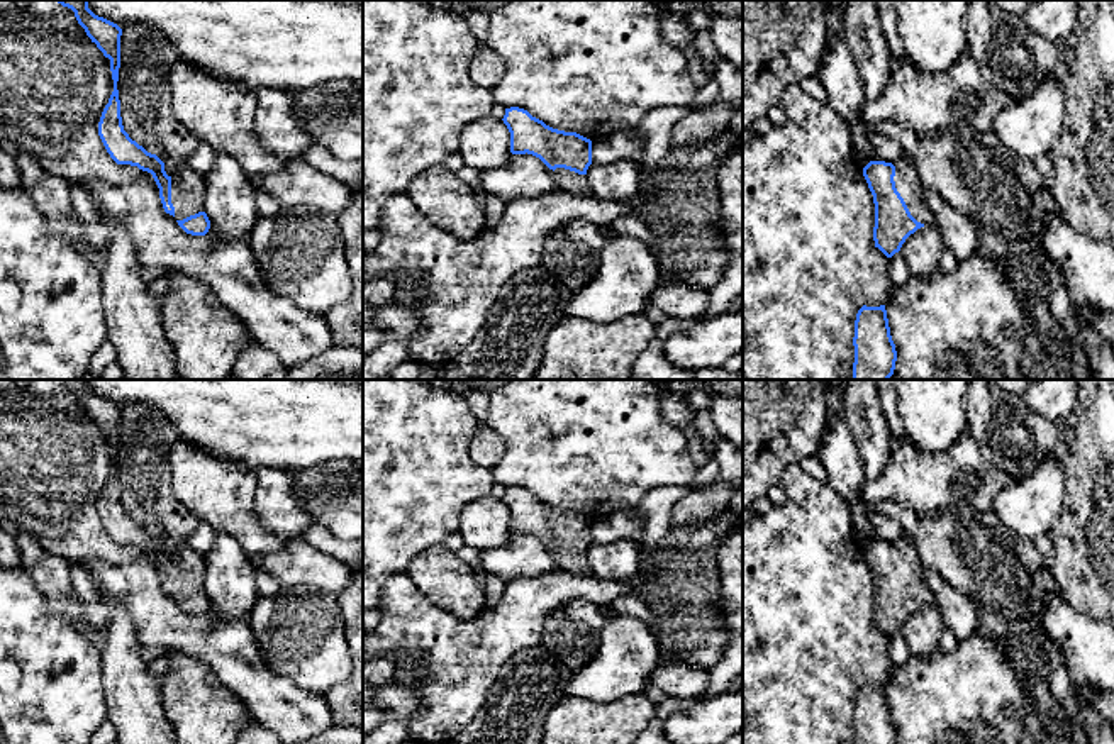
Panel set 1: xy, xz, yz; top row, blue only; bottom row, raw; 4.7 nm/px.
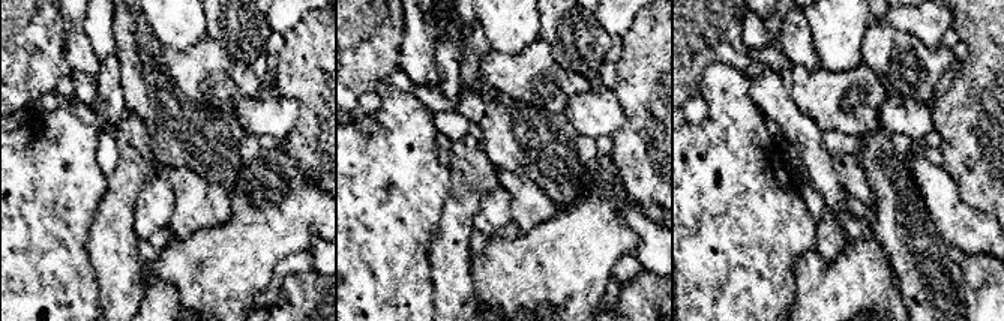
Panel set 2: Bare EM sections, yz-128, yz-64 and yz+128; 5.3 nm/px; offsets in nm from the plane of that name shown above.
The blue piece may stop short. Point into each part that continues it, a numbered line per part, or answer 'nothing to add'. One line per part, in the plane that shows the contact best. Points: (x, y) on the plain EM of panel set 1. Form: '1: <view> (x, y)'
1: yz (906, 558)

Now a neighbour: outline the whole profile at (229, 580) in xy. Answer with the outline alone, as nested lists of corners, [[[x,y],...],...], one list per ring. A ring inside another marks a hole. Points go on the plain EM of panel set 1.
[[[217,530],[215,544],[205,556],[205,593],[224,622],[248,620],[249,614],[259,597],[254,583],[254,568],[251,558],[244,552],[241,544],[227,532]]]

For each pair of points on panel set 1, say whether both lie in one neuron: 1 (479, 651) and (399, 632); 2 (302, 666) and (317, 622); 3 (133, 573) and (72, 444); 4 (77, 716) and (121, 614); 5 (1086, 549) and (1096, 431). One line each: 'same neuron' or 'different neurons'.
1: same neuron
2: same neuron
3: same neuron
4: different neurons
5: same neuron

